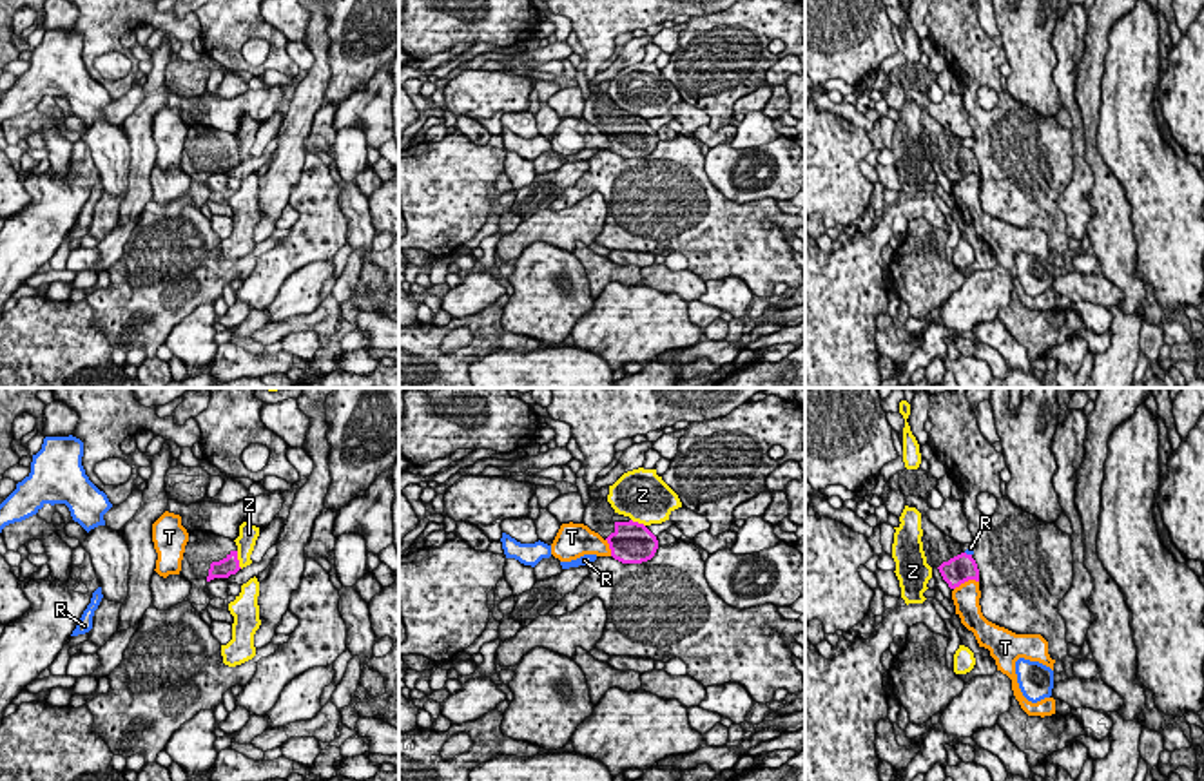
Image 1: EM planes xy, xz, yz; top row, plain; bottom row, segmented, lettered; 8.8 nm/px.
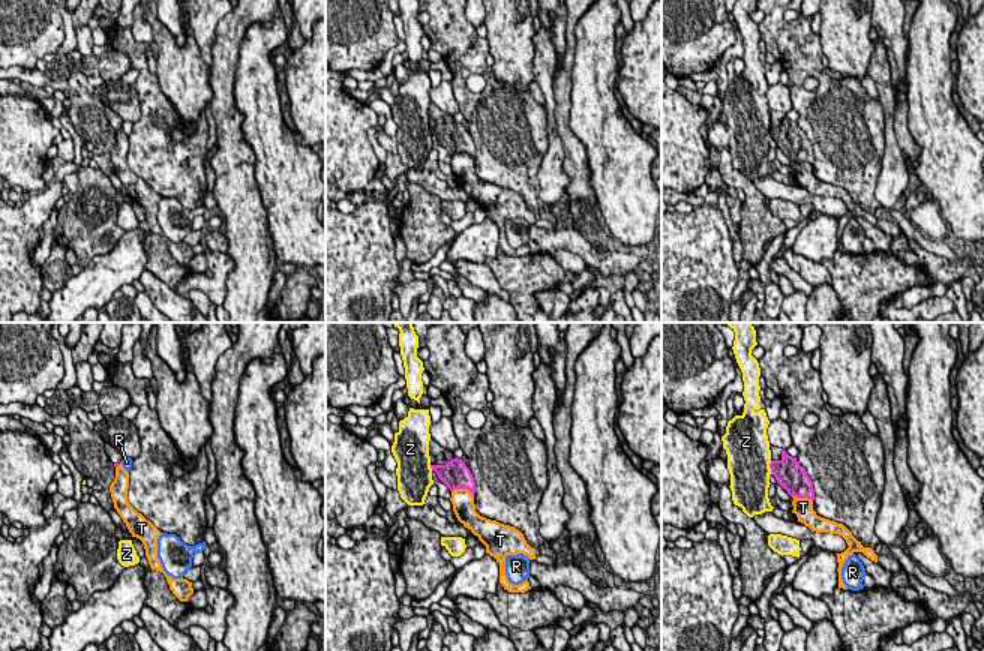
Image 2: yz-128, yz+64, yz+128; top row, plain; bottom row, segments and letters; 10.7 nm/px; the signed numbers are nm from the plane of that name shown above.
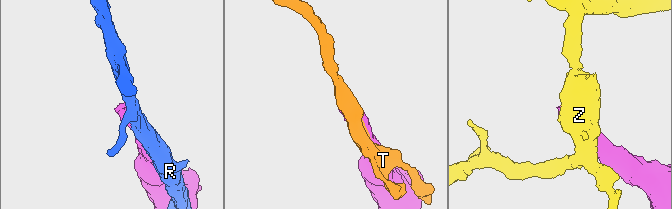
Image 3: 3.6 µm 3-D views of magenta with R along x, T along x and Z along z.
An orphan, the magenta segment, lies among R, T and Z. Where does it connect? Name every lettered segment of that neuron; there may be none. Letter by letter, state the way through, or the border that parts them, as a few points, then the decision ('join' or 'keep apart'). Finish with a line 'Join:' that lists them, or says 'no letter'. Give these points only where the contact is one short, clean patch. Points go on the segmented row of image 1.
R: keep apart
T: keep apart
Z: along xy (236, 551), (242, 568) | keep apart
Join: no letter

